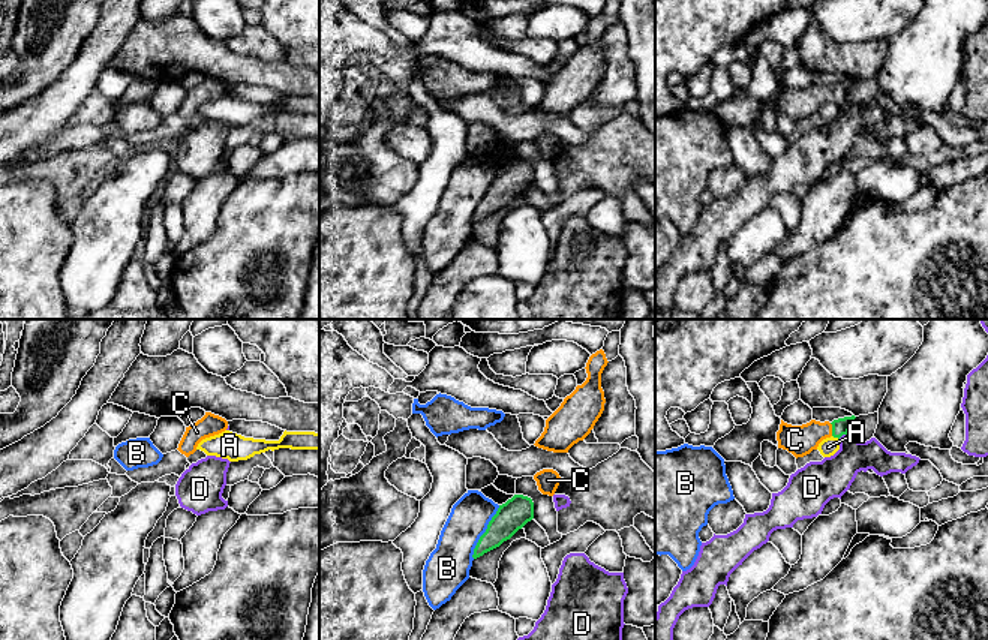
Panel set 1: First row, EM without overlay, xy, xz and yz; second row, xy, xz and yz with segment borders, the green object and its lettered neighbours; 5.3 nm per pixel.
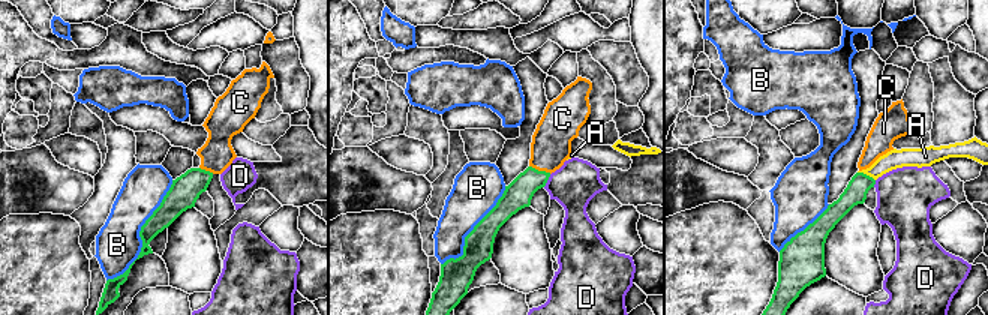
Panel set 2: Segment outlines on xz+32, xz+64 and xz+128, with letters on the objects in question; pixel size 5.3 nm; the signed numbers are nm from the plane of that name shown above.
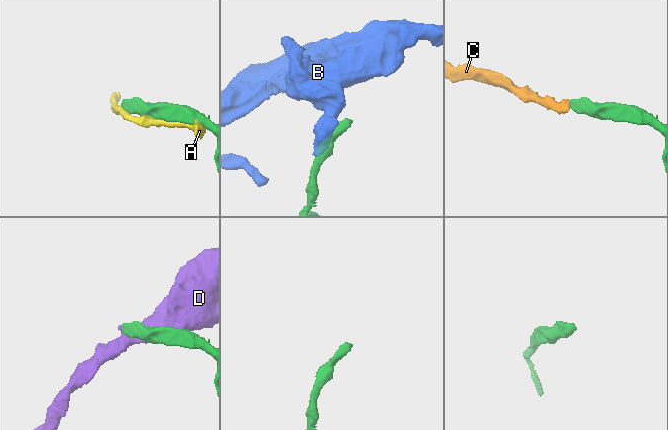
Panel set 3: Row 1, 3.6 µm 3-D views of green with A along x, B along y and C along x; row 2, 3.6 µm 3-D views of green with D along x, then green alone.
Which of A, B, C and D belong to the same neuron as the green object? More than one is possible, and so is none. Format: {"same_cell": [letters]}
{"same_cell": ["C"]}

